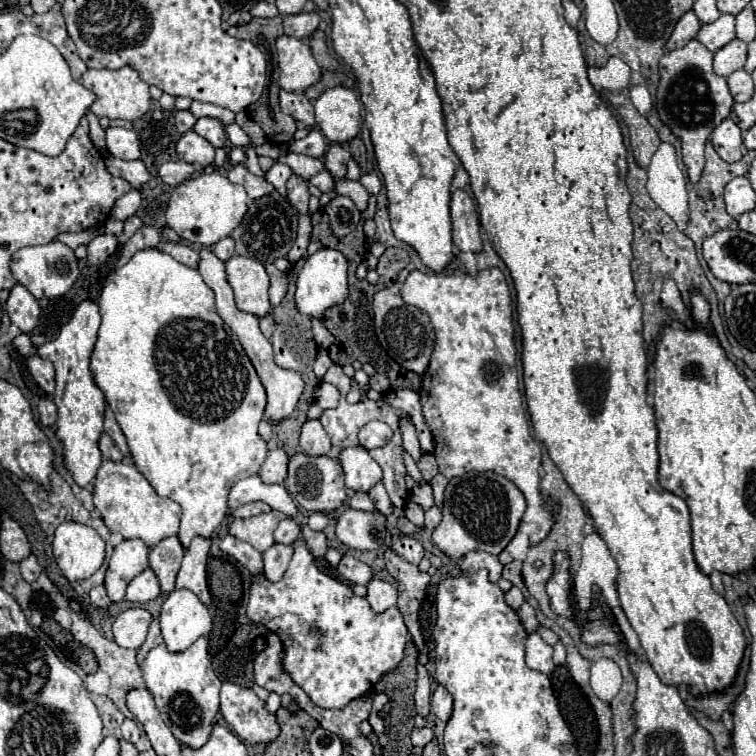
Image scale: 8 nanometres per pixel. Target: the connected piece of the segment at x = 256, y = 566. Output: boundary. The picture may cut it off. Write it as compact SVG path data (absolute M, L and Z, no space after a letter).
M227 534L221 540L221 550L229 556L233 556L237 562L241 562L253 576L261 574L263 570L263 560L261 560L261 552L257 552L251 544L241 542L237 538L233 538L231 534Z

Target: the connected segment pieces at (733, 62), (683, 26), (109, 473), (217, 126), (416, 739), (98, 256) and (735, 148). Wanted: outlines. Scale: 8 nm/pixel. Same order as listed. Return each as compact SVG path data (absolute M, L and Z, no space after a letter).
M731 40L727 46L715 52L713 70L719 76L729 76L735 70L741 70L747 60L747 44L743 40Z
M693 12L683 14L683 18L677 22L677 26L675 26L669 42L665 44L665 50L671 52L671 50L677 50L677 48L685 46L689 40L693 40L697 36L699 28L701 28L701 22L697 20L697 16Z
M103 460L93 486L95 508L101 512L103 522L111 532L119 532L125 540L139 538L147 548L153 548L163 538L177 536L181 506L169 498L157 496L147 478L131 462Z
M199 118L195 128L193 128L199 136L203 136L205 140L209 140L213 144L213 148L223 148L227 144L227 134L225 128L219 120L215 118Z
M425 726L425 728L413 728L413 732L411 732L413 746L421 746L423 748L427 742L431 742L431 738L433 738L433 730L429 726Z
M99 234L97 238L93 238L89 244L87 244L87 262L91 266L97 266L97 264L103 264L117 248L117 238L115 236L109 236L109 234Z
M725 118L725 120L713 130L711 142L713 142L717 154L719 154L725 162L737 162L737 160L741 160L741 156L743 156L743 150L741 150L743 138L741 138L739 126L737 126L731 118Z

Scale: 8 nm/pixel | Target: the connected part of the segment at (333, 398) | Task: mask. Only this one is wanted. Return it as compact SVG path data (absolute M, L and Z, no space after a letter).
M321 382L317 388L315 388L315 402L321 406L321 408L335 408L339 404L339 390L327 382Z

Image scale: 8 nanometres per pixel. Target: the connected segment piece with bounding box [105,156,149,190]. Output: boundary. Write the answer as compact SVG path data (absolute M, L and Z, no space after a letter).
M107 156L105 164L113 176L127 180L135 190L149 180L149 172L141 160L119 160L115 156Z

